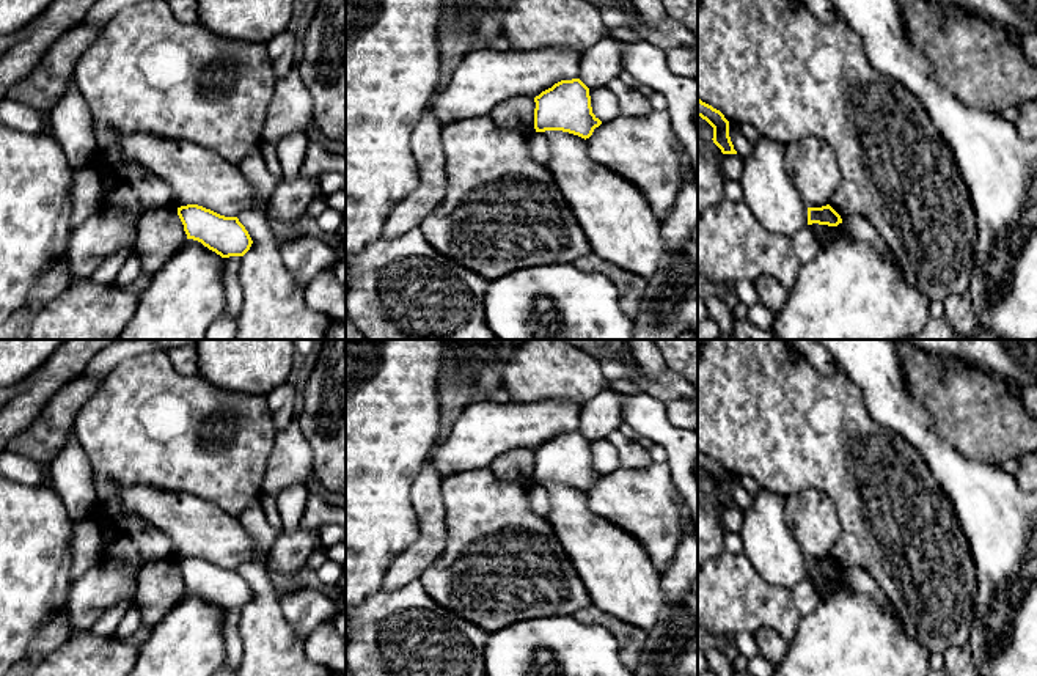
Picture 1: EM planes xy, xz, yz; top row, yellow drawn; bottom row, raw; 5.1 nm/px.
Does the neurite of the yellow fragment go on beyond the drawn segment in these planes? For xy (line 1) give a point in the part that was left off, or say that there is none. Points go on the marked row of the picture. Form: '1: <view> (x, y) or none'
1: none

